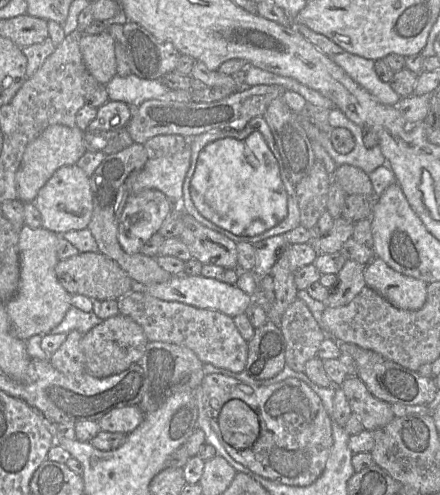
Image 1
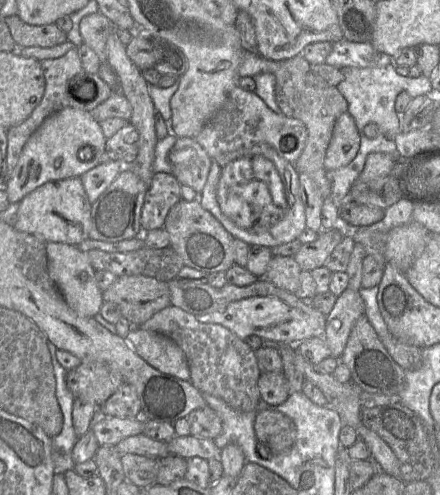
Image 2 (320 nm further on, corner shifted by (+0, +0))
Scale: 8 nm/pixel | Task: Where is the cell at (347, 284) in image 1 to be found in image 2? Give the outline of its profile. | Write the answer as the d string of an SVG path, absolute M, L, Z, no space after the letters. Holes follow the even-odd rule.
M347 287L337 297L332 311L326 316L324 340L331 356L340 359L354 323L365 315L365 304L359 291Z

